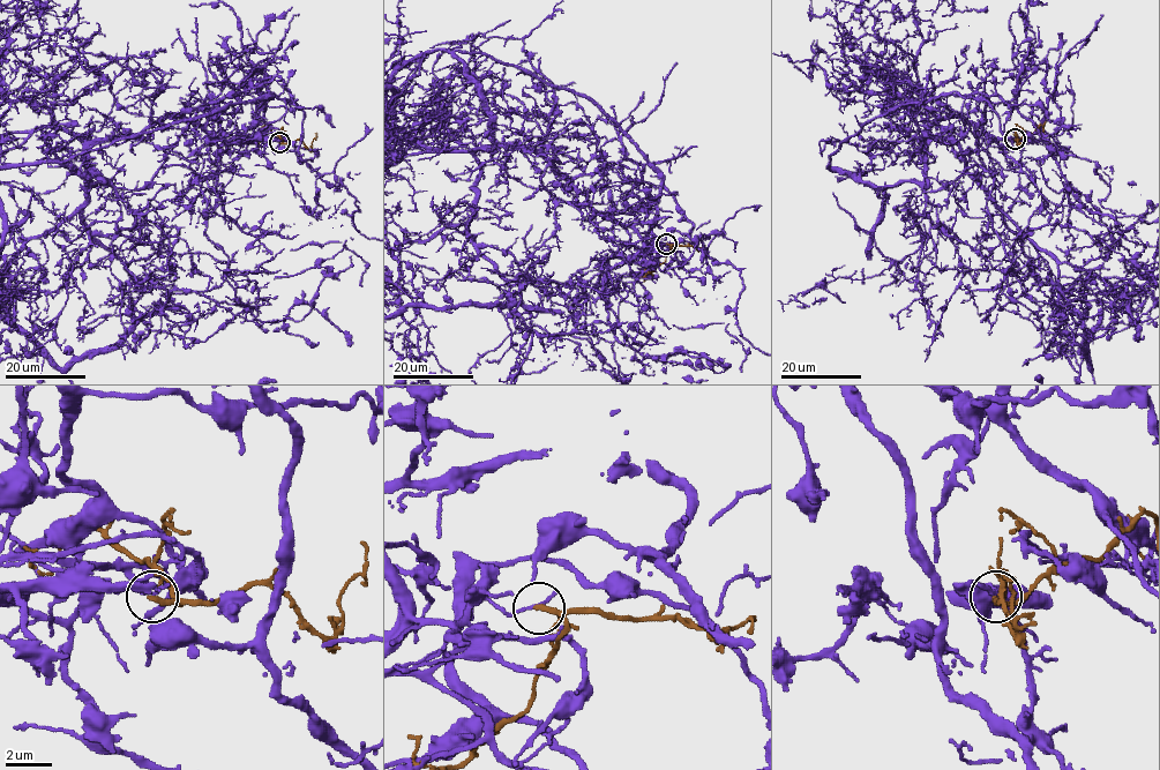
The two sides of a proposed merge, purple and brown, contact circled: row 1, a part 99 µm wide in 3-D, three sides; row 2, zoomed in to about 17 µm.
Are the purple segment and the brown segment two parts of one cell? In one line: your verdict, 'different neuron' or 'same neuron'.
different neuron

